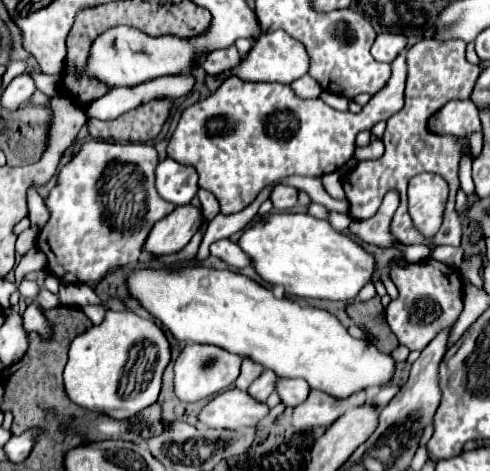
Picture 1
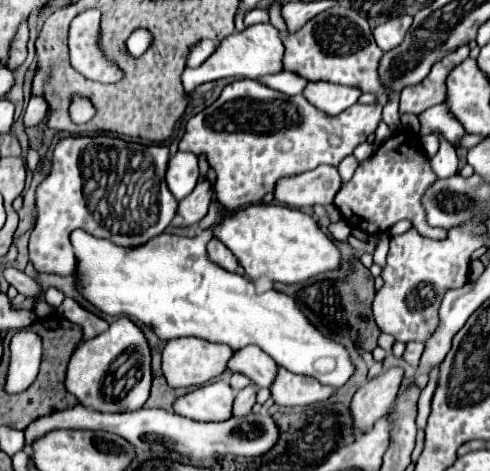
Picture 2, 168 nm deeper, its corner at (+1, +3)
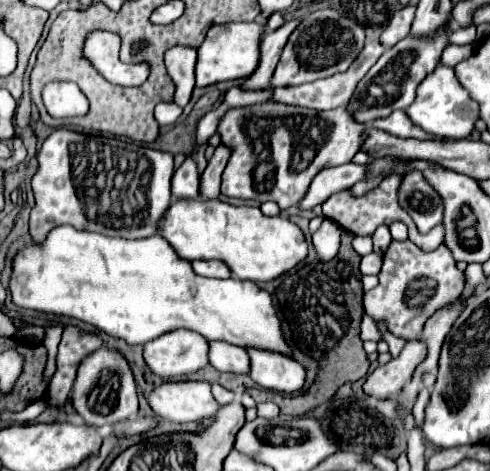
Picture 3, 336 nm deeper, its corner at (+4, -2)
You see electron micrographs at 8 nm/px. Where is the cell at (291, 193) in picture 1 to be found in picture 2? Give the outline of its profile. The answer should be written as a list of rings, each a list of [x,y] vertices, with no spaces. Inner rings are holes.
[[[319,166],[311,172],[303,172],[293,178],[283,178],[277,182],[275,200],[281,204],[303,208],[315,204],[333,204],[335,194],[341,188],[341,176],[337,166]]]

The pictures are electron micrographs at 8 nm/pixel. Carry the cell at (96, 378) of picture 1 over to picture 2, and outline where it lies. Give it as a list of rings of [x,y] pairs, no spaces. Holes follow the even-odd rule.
[[[119,318],[115,320],[109,330],[105,334],[99,334],[95,336],[93,340],[87,340],[85,344],[81,344],[79,348],[75,348],[69,364],[67,364],[67,380],[65,380],[65,386],[67,390],[77,398],[77,402],[81,406],[87,406],[87,408],[93,408],[97,412],[123,412],[117,404],[111,404],[103,398],[101,394],[101,388],[103,388],[103,380],[107,376],[107,370],[111,366],[111,362],[123,354],[127,348],[133,348],[135,352],[141,354],[143,358],[143,364],[141,364],[141,370],[143,370],[143,376],[141,380],[131,388],[131,396],[129,396],[129,412],[133,410],[139,410],[145,400],[149,398],[149,388],[151,388],[151,354],[149,354],[149,346],[147,346],[147,340],[141,332],[139,326],[135,326],[129,318]]]

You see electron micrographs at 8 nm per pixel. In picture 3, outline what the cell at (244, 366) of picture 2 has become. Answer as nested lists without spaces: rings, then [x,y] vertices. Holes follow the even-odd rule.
[[[210,341],[210,365],[214,365],[222,373],[250,373],[250,359],[242,347],[230,343]]]

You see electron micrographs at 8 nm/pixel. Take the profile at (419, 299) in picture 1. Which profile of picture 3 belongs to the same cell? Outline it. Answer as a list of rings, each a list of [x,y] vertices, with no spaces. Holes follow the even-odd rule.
[[[412,241],[390,243],[378,279],[380,283],[364,293],[366,315],[370,315],[374,323],[384,323],[392,335],[406,341],[418,339],[428,317],[444,303],[458,297],[466,285],[466,275],[456,267],[452,251],[446,245],[426,253]]]

